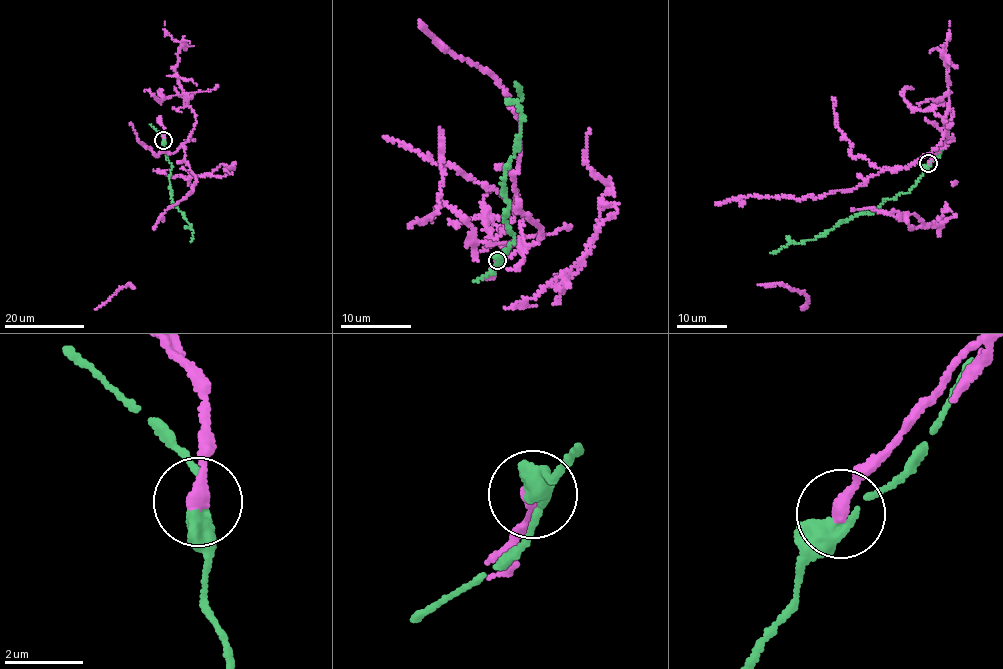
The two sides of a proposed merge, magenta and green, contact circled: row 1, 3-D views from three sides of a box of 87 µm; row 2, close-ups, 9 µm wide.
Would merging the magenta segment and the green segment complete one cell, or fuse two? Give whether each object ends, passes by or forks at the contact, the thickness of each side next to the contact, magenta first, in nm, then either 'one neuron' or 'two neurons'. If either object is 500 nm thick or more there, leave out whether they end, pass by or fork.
magenta ends | green passes by | 360/400 nm | two neurons

